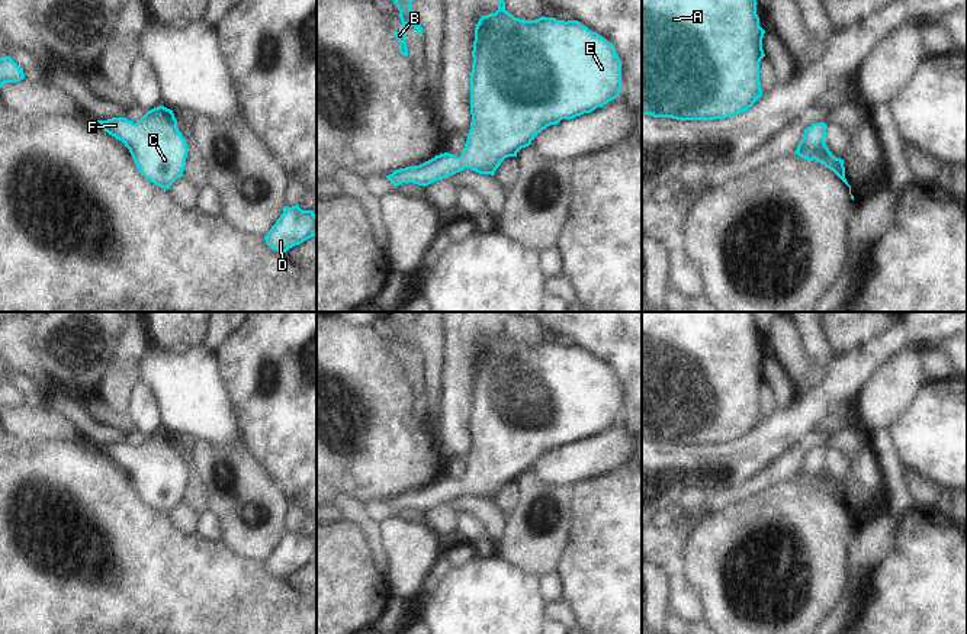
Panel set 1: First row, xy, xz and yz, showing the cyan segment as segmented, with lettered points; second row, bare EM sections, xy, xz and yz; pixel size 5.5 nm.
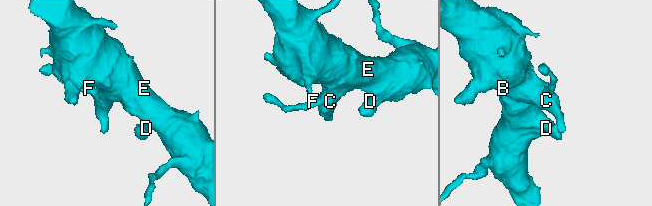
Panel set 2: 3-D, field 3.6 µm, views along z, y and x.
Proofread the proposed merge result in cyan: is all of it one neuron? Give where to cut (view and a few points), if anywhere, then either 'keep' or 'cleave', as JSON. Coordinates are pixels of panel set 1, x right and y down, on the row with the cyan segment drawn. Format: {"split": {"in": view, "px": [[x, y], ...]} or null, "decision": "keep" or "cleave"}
{"split": null, "decision": "keep"}

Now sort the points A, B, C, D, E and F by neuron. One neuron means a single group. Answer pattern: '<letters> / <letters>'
A B C D E F

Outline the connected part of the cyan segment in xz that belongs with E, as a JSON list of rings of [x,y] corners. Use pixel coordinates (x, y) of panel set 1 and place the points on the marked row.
[[[498,0],[498,10],[482,16],[475,28],[472,51],[473,62],[470,73],[470,129],[468,141],[459,157],[444,152],[412,167],[395,170],[386,178],[393,184],[414,183],[428,186],[437,180],[447,178],[465,168],[479,174],[494,176],[501,162],[508,157],[517,157],[521,148],[531,144],[534,136],[562,119],[574,119],[591,113],[614,100],[621,91],[621,61],[616,48],[597,32],[589,30],[578,20],[556,20],[555,17],[539,17],[524,20],[514,17],[505,10],[505,1]]]

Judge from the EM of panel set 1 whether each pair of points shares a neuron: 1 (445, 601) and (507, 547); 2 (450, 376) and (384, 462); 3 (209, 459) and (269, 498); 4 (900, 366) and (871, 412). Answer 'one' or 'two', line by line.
1: two
2: two
3: one
4: one

